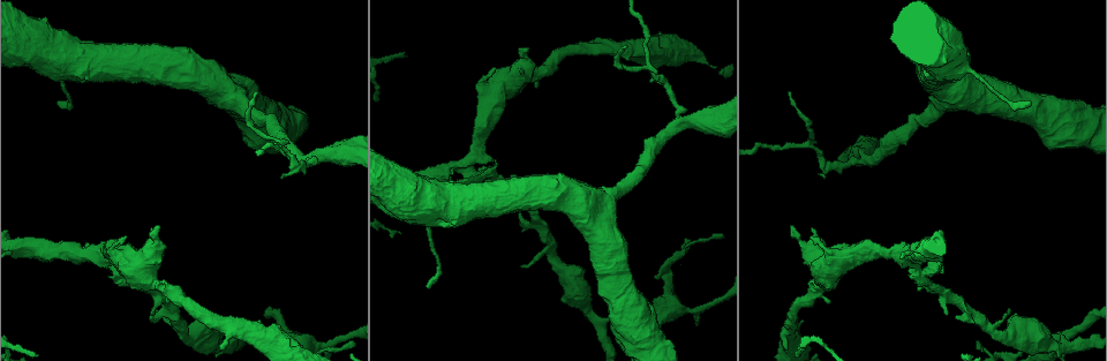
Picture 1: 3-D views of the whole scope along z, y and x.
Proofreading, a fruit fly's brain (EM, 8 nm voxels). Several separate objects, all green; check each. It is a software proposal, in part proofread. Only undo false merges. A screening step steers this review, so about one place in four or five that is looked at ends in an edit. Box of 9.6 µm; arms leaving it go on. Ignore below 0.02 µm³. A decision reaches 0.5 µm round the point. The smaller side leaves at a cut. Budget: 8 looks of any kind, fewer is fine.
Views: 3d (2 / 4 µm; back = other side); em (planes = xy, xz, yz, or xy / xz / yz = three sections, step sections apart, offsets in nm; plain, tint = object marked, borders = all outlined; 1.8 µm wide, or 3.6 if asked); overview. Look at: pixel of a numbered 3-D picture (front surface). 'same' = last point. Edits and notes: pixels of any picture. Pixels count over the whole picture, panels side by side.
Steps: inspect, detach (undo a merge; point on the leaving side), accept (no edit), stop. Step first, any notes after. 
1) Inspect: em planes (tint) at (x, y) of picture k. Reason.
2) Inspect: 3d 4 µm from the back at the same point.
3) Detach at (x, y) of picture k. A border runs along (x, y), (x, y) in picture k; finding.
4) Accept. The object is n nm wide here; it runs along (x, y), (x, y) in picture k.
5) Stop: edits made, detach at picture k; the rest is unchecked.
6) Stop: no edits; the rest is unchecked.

Inspect: em 3.6 µm planes (tint) at (308, 162) of picture 1. Thin arm on a thick one.

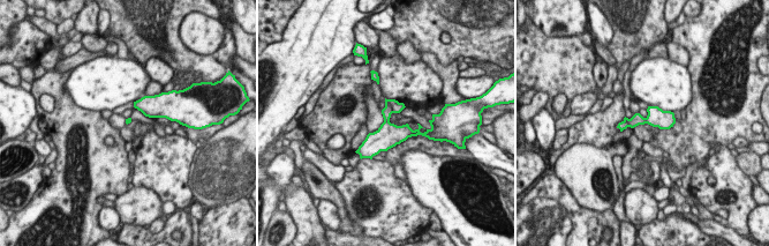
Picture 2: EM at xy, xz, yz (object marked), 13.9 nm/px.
Accept. Continuous, no second neuron.

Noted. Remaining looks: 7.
Inspect: 3d 2 µm at (893, 255) of picture 1. Sudden change in width.

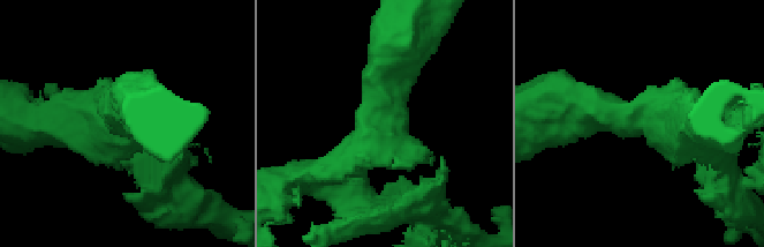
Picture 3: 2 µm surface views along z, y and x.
Inspect: em 3.6 µm planes (tint) at (652, 120) of picture 3. 4 arms meet here.

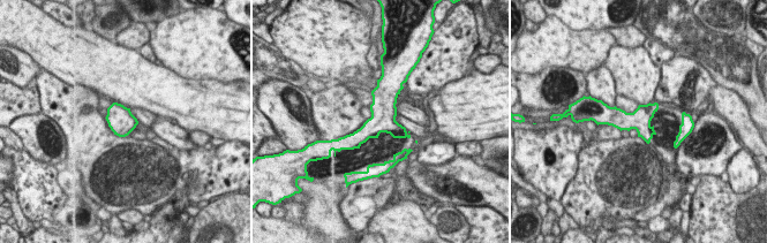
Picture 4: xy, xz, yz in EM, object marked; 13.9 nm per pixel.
Accept. All the same neuron.

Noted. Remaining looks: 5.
Inspect: 3d 4 µm at (678, 307) of picture 1. Arms part here.

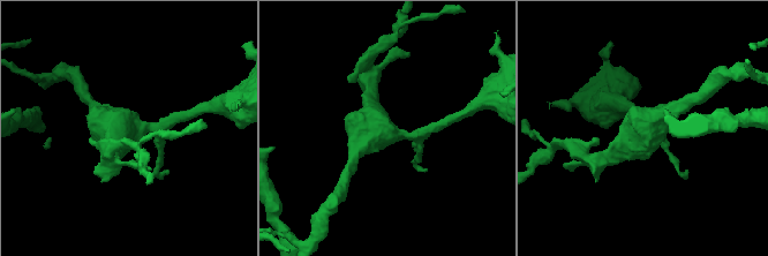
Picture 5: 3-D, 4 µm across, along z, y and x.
Inspect: em 3.6 µm planes (tint) at (388, 133) of picture 5.

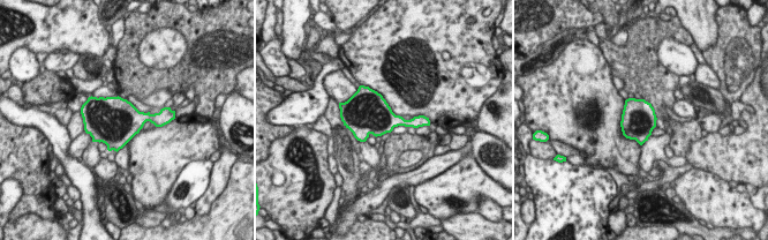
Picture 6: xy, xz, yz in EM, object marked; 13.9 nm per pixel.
Accept. All the same neuron.

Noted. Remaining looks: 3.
Stop: no edits; the rest is unchecked.

